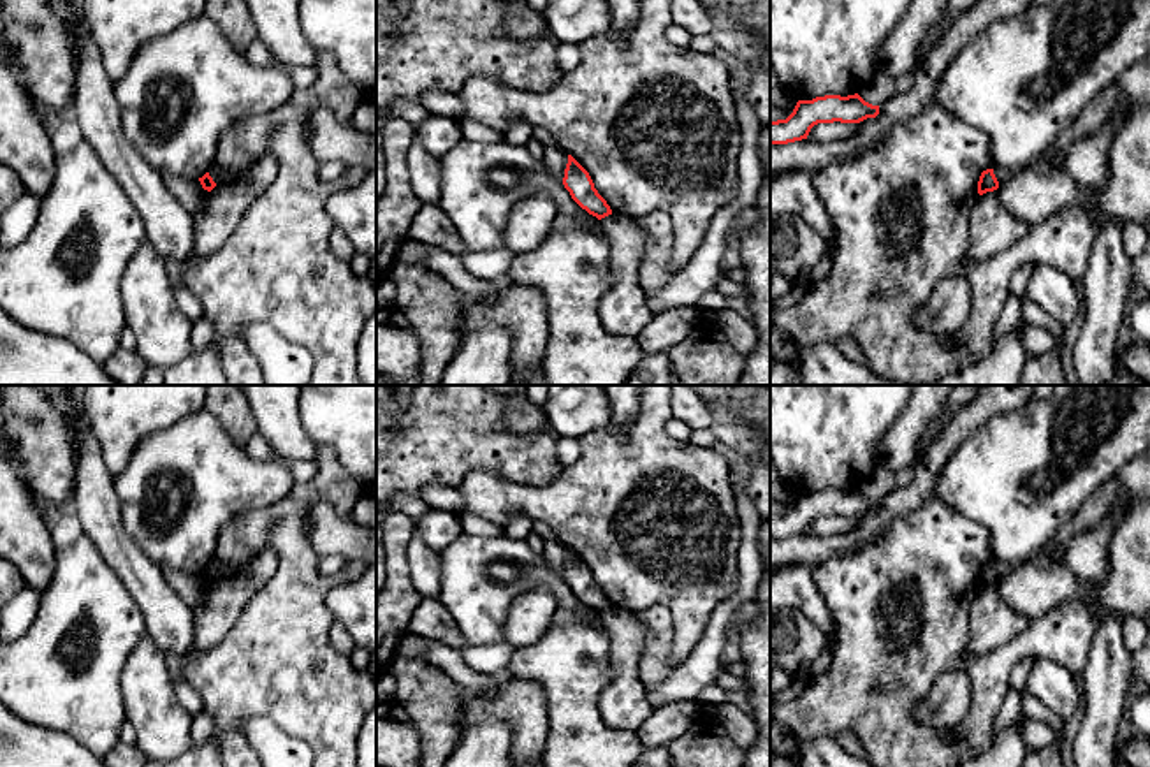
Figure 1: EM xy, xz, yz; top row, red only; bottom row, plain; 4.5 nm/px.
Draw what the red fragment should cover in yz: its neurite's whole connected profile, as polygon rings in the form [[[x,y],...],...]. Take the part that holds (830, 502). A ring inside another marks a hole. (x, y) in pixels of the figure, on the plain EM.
[[[858,487],[798,494],[786,514],[770,515],[770,538],[788,538],[807,533],[811,522],[818,517],[860,517],[877,508],[879,500],[865,496]]]

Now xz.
[[[568,549],[563,579],[570,586],[571,593],[589,609],[598,614],[612,609],[610,600],[594,582],[589,566],[571,549]]]

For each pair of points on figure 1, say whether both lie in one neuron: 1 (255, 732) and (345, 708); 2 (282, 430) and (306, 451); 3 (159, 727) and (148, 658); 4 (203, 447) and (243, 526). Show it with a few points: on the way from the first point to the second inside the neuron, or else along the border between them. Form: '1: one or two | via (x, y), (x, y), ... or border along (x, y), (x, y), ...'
1: two | border along (241, 725), (268, 716), (312, 748)
2: one | via (287, 435), (301, 447)
3: one | via (153, 709), (148, 697), (148, 676)
4: two | border along (278, 504), (238, 512), (218, 533), (215, 549)

